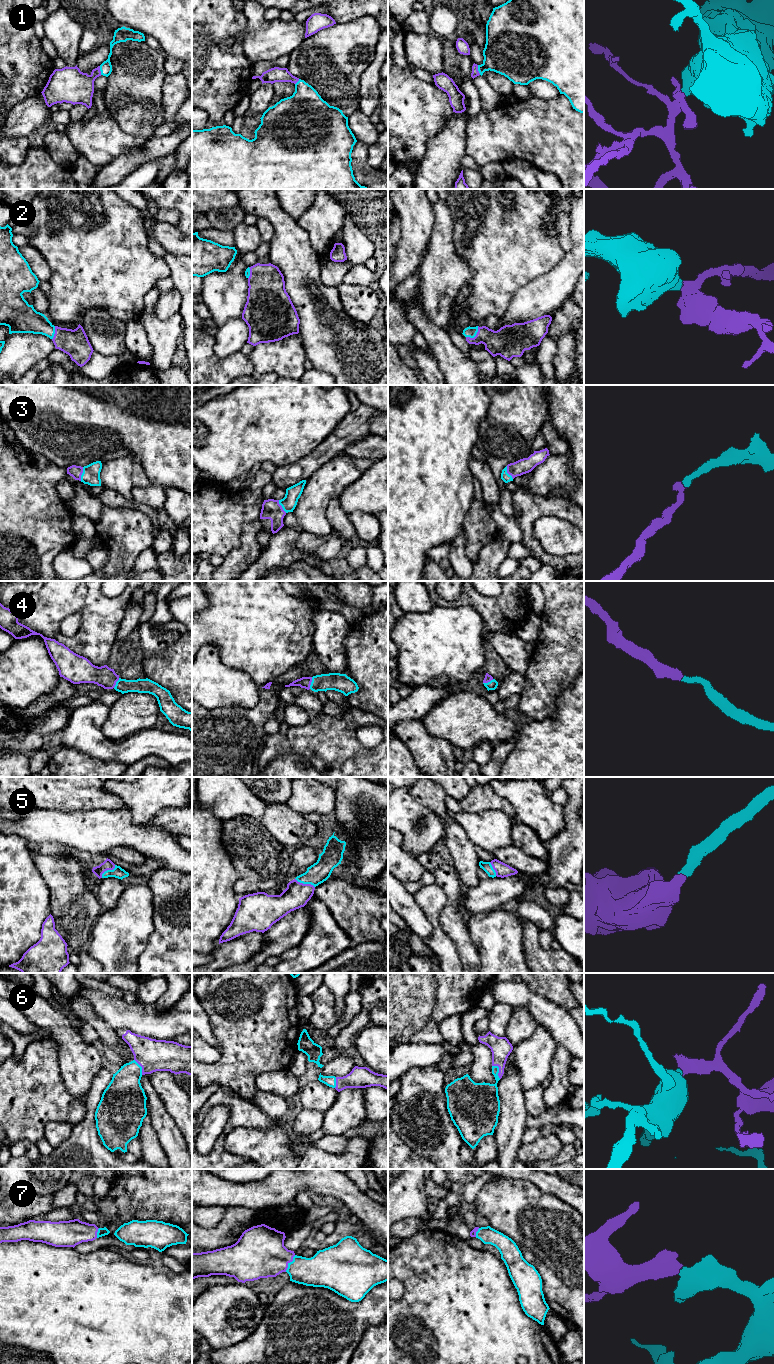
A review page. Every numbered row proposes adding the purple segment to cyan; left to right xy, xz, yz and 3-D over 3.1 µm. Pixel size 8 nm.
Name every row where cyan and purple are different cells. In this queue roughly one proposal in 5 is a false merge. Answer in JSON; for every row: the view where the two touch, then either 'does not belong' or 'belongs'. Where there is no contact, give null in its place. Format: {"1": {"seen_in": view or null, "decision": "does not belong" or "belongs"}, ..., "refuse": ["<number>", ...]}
{"1": {"seen_in": "yz", "decision": "belongs"}, "2": {"seen_in": "yz", "decision": "belongs"}, "3": {"seen_in": "xy", "decision": "belongs"}, "4": {"seen_in": "xz", "decision": "belongs"}, "5": {"seen_in": "xz", "decision": "belongs"}, "6": {"seen_in": "yz", "decision": "belongs"}, "7": {"seen_in": "xz", "decision": "belongs"}, "refuse": []}

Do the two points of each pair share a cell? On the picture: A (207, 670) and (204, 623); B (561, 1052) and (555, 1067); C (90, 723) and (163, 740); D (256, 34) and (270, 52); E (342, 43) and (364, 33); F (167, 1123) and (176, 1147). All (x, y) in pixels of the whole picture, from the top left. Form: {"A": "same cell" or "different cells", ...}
{"A": "different cells", "B": "same cell", "C": "same cell", "D": "same cell", "E": "same cell", "F": "same cell"}

